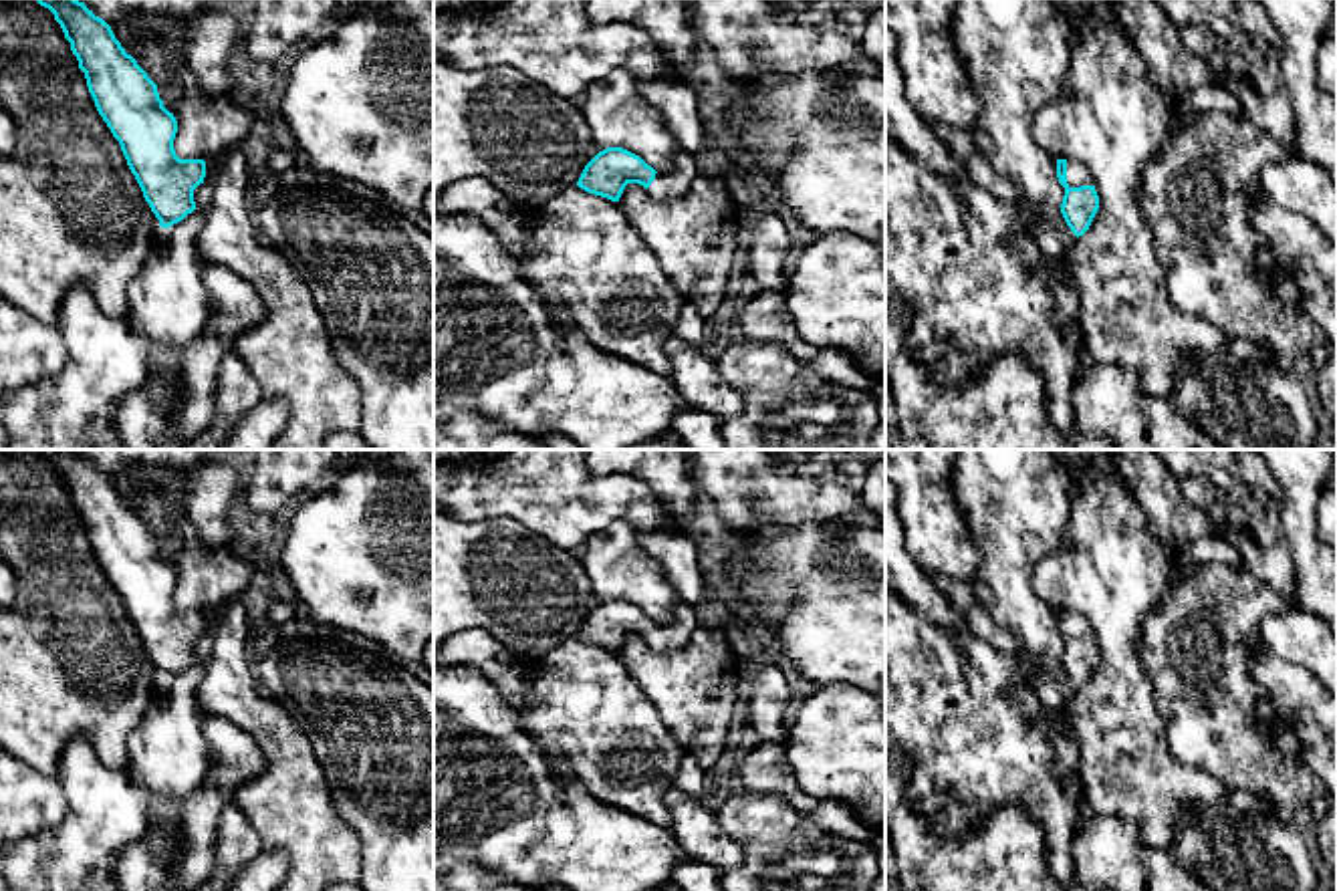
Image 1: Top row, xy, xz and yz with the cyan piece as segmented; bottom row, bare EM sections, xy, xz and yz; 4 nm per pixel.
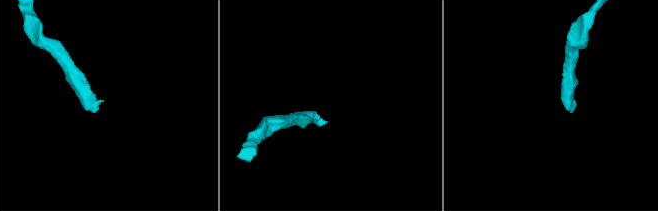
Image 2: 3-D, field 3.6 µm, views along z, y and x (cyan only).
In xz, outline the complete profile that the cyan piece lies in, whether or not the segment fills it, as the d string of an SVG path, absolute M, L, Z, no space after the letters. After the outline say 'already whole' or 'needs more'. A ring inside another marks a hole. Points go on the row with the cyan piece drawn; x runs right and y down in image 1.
M607 147L585 165L577 185L619 202L627 183L639 183L653 200L667 202L686 196L700 173L696 155L688 151L678 151L667 171L655 171L639 155L623 147Z; needs more

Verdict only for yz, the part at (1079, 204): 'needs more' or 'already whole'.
needs more

